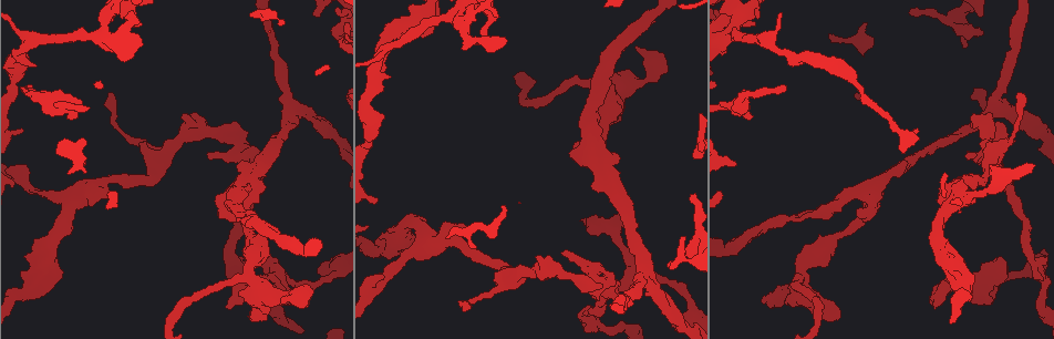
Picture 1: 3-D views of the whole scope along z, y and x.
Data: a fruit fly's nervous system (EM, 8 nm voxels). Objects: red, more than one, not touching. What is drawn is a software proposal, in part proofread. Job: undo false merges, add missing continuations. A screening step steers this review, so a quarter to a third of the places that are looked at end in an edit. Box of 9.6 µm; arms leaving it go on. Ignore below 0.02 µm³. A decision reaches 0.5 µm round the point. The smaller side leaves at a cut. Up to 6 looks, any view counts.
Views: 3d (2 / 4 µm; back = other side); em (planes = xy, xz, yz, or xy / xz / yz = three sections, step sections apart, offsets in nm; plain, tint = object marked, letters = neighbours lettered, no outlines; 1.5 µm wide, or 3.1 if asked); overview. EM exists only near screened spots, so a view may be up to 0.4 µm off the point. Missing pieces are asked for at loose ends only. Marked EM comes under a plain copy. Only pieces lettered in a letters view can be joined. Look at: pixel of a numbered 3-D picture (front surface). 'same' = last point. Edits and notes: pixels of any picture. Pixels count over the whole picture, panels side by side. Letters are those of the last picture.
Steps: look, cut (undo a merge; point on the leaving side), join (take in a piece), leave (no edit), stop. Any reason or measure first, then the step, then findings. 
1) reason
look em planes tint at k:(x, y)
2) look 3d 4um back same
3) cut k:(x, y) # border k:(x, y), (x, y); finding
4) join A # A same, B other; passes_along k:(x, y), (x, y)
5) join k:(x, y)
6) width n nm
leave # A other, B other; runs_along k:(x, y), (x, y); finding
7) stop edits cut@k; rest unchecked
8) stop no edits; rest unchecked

branch stops here
look 3d 4um at 1:(27, 87)

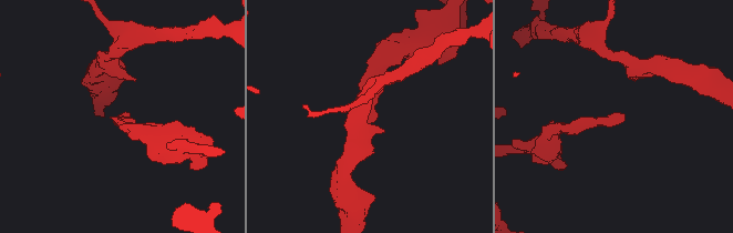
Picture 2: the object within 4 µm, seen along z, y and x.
look em planes letters at 2:(622, 120)

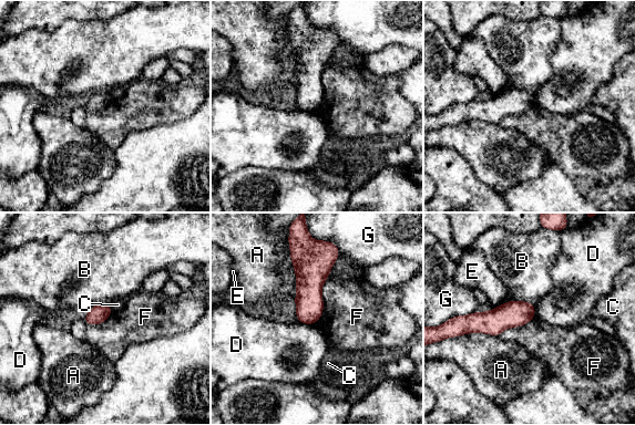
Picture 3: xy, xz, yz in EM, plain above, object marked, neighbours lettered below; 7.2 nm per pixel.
width 140 nm; longest_contact F 380 nm
leave # A other, B other, C other, D other, E other, F other, G other; none of them fits

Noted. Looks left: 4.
thick turns thin
look em xy step 4 tint at 1:(371, 134)

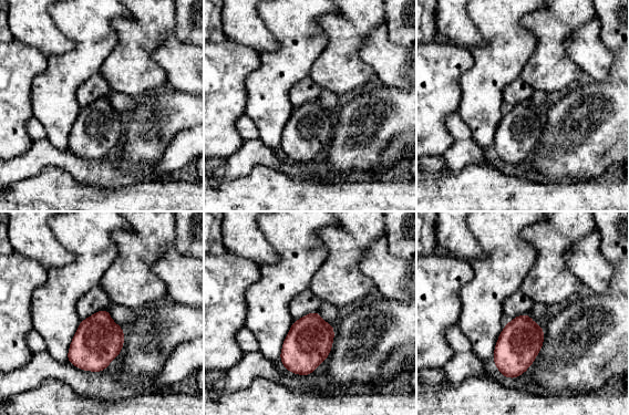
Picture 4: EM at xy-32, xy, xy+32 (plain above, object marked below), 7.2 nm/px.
another direction
look em planes letters same

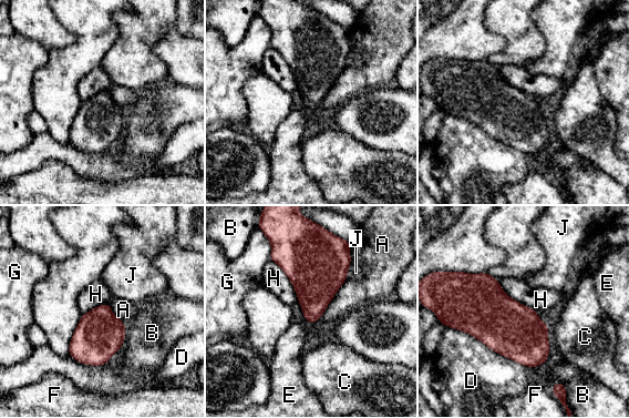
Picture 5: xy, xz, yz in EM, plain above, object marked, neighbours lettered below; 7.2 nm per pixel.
leave # A other, B other, C other, D other, E other, F other, G other, H other, J other; border 5:(555, 383), (565, 386), (566, 400); all the same neuron

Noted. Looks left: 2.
tapers out
look 3d 4um at 1:(109, 94)

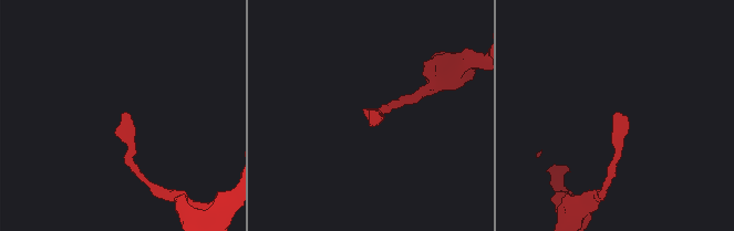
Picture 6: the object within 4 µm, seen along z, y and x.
shape alone is not enough
look em planes letters at 6:(371, 111)

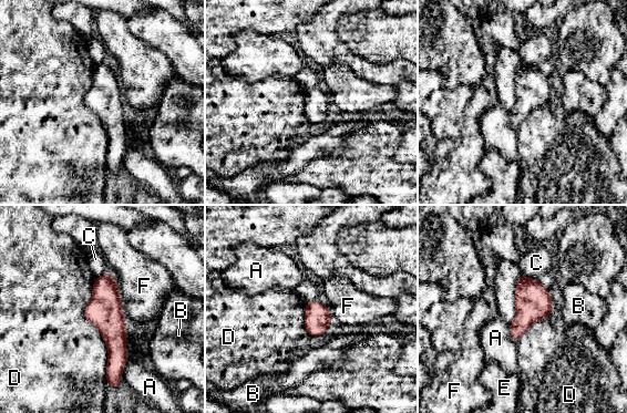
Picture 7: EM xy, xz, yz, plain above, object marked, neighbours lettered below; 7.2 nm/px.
leave # A other, B other, C other, D other, E other, F other; runs_along 7:(105, 277), (112, 375); no lettered piece goes on from it

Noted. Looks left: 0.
stop no edits; rest unchecked

